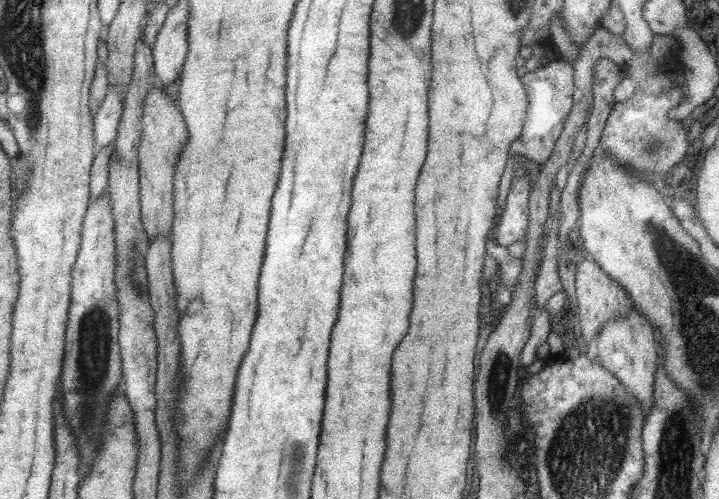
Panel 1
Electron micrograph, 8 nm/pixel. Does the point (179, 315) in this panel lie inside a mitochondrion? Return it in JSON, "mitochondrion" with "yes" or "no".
{"mitochondrion":"no"}

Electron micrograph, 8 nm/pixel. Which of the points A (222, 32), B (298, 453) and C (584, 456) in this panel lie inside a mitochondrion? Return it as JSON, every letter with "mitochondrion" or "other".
{"A":"mitochondrion","B":"mitochondrion","C":"mitochondrion"}

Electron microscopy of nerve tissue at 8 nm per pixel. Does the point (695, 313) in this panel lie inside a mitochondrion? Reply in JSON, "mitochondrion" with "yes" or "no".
{"mitochondrion":"yes"}

